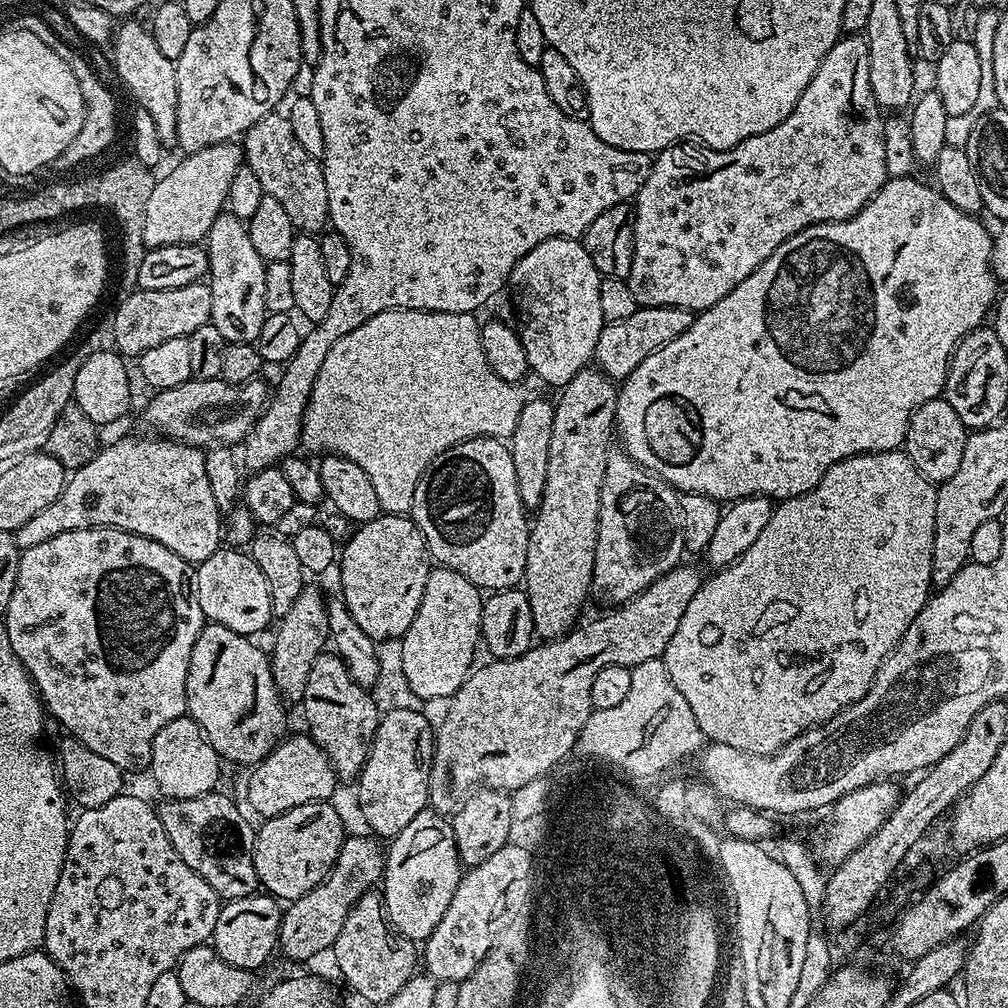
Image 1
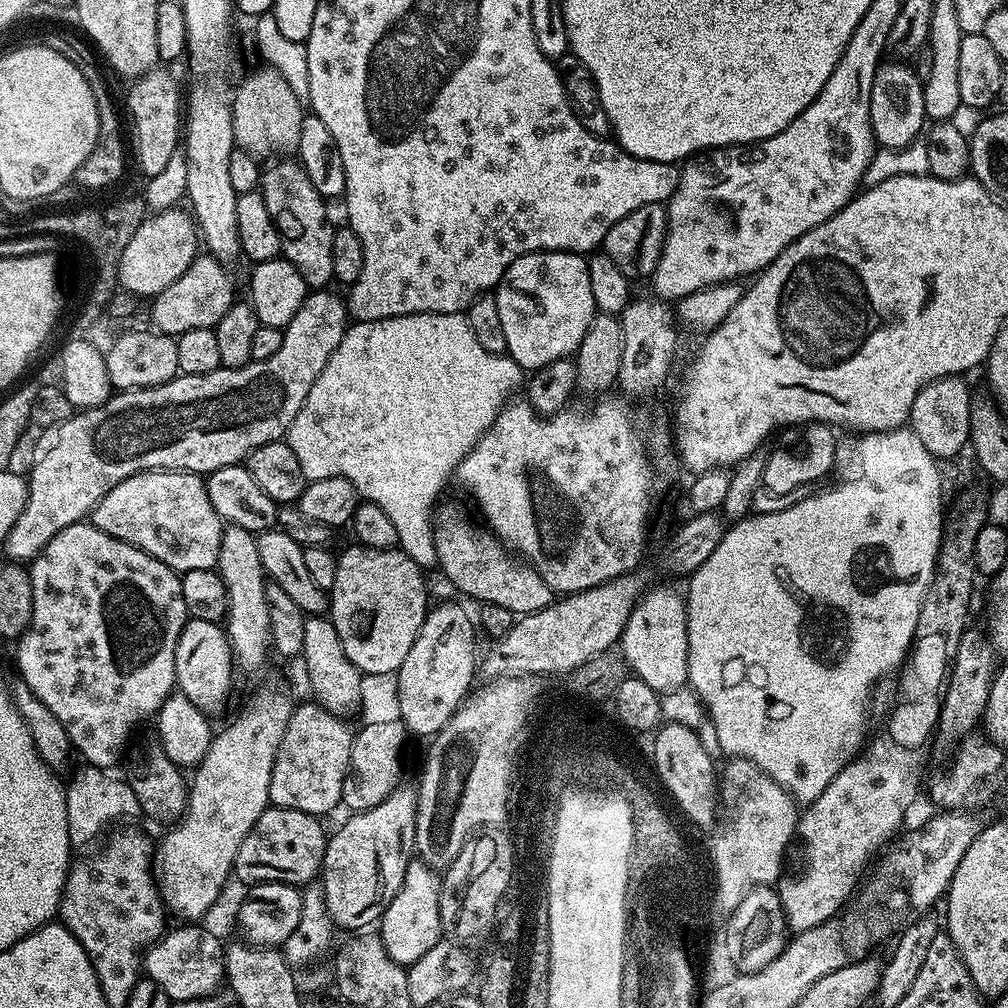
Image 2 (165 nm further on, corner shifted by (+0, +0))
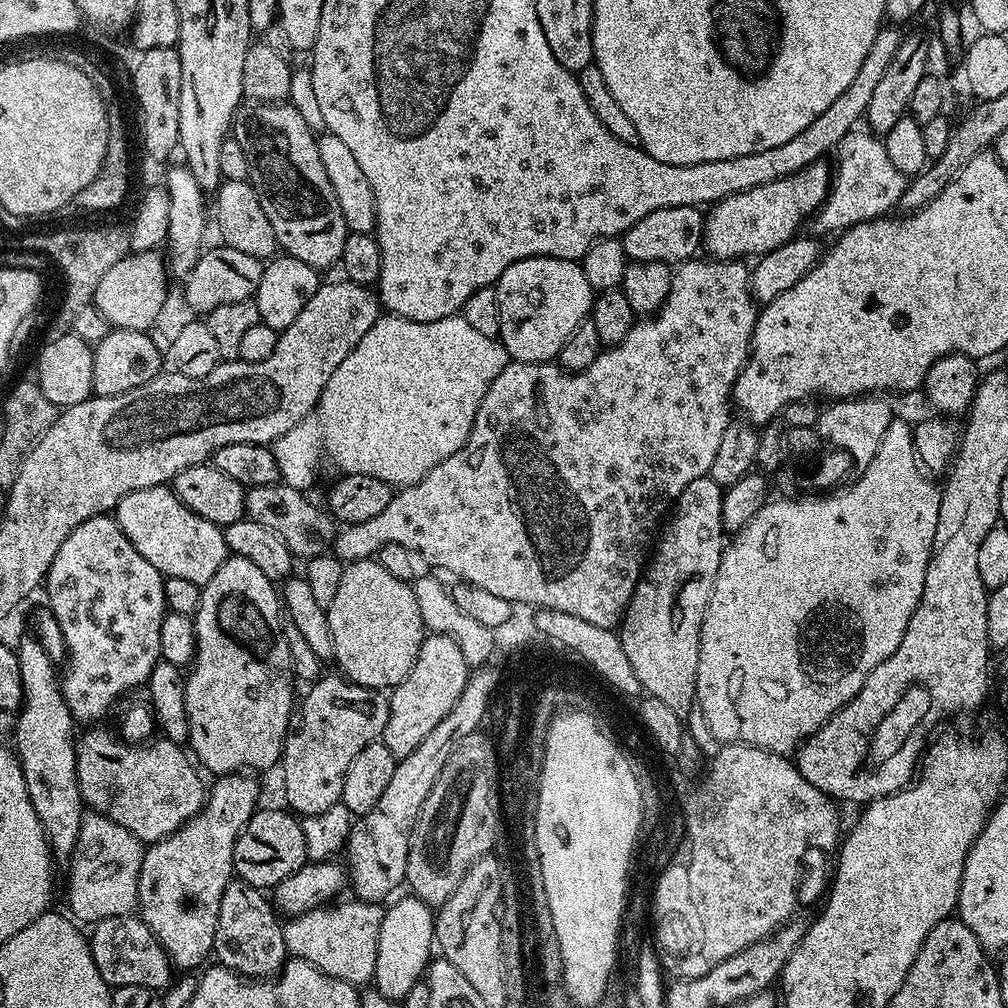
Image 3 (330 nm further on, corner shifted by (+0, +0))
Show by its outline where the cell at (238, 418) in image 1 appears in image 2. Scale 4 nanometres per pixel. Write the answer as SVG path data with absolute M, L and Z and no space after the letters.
M312 290L309 291L307 298L302 302L298 314L294 314L292 321L288 323L287 328L284 329L282 347L280 347L271 358L253 360L251 364L247 364L241 368L219 368L210 374L198 374L197 376L177 374L173 380L165 384L159 384L153 388L120 390L109 396L108 401L102 406L77 411L66 423L61 424L59 428L55 429L54 436L56 436L56 441L54 441L48 449L45 447L43 451L39 453L36 465L26 477L28 481L26 506L22 510L22 514L18 514L18 522L14 522L10 534L2 542L2 548L8 551L7 559L12 562L31 562L35 560L36 555L46 546L46 542L50 542L50 538L54 538L54 534L66 530L66 526L81 523L81 521L91 513L92 509L96 507L98 501L100 501L111 488L118 486L118 482L122 482L126 478L138 475L139 472L163 470L166 472L207 474L219 468L230 466L231 464L239 464L247 461L249 454L258 446L262 446L266 442L274 442L275 440L281 439L281 437L287 433L288 427L294 422L294 418L298 414L302 402L306 402L306 394L310 394L310 386L314 386L314 378L318 378L318 374L322 374L322 366L326 366L326 362L330 358L330 354L334 354L338 342L342 342L344 330L349 327L349 324L350 313L345 301L341 299L341 297L339 300L339 298L332 293L332 290Z

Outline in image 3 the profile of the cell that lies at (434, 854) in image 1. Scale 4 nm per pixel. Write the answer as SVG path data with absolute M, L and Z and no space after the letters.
M405 894L397 904L387 905L378 930L378 958L374 977L375 991L391 1000L403 1001L416 984L421 983L434 956L436 922L433 909L424 900Z

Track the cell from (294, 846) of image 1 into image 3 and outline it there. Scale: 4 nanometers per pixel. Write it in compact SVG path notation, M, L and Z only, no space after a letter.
M259 809L250 822L238 834L232 867L235 875L250 886L261 890L271 890L302 865L309 863L306 854L306 838L302 838L302 826L291 811L285 809Z

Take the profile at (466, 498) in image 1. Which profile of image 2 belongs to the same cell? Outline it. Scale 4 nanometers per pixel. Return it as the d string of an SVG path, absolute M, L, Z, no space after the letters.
M443 504L434 512L436 564L458 591L473 596L480 604L506 606L513 614L537 612L552 603L552 588L531 564L513 555L495 532L479 528L458 505Z

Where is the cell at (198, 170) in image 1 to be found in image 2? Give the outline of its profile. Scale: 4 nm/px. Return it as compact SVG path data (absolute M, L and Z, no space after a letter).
M179 207L167 208L164 212L153 211L151 215L140 221L138 230L134 230L134 238L122 250L120 267L118 269L118 284L121 289L135 293L139 298L155 298L159 292L166 290L191 266L198 255L198 229L193 217L187 211L180 212Z

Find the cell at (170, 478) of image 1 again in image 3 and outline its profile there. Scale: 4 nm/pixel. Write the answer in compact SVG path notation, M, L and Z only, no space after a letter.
M163 484L126 494L115 506L114 519L122 534L130 538L134 550L138 550L138 554L142 554L142 558L165 578L186 578L186 582L206 585L230 555L223 527L194 514L171 487Z

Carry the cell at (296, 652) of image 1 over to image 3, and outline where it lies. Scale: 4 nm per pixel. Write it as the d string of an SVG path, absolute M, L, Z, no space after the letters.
M255 775L216 776L200 813L144 853L137 884L138 915L150 926L177 969L196 970L207 956L213 955L218 906L222 906L222 894L234 878L232 855L236 839L258 811L260 785L252 776Z

